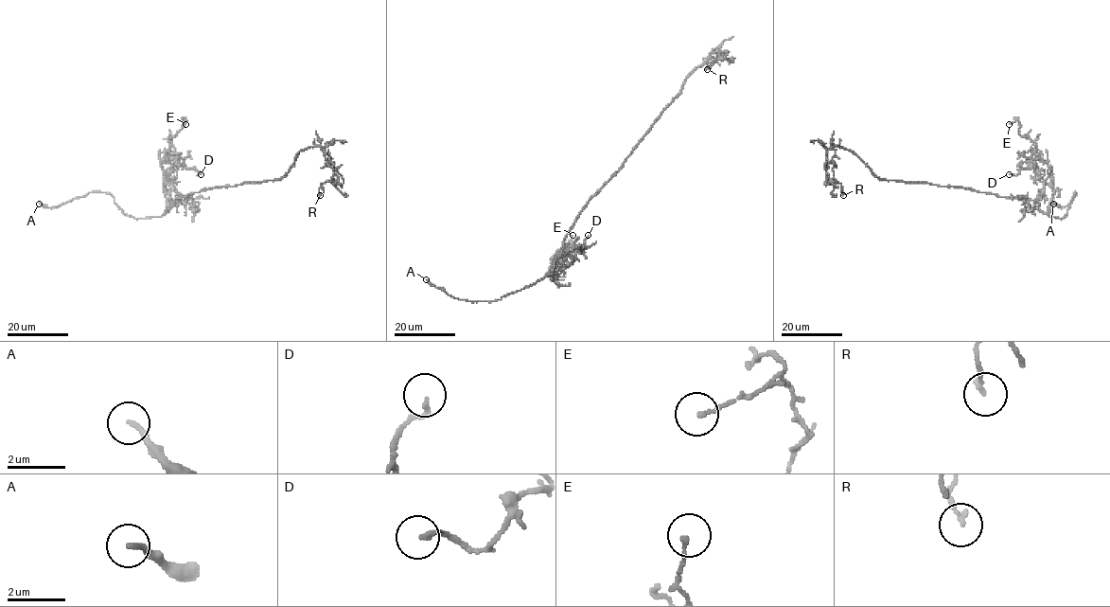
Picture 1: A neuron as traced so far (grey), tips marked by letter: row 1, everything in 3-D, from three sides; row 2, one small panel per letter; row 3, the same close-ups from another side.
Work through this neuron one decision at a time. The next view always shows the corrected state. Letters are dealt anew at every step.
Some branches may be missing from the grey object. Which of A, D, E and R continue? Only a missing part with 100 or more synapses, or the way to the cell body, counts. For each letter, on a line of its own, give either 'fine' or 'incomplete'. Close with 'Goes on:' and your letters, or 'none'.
A: incomplete
D: fine
E: fine
R: fine
Goes on: A

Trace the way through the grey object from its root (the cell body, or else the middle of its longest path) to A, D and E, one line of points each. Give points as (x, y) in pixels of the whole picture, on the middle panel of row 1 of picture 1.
A: (594, 194), (567, 234), (552, 273), (535, 283), (493, 301), (470, 301), (450, 296), (426, 279)
D: (594, 194), (567, 234), (552, 279), (549, 274), (564, 258), (572, 257), (588, 235)
E: (594, 194), (567, 234), (552, 279), (549, 270), (558, 260), (562, 247), (570, 246), (572, 235)

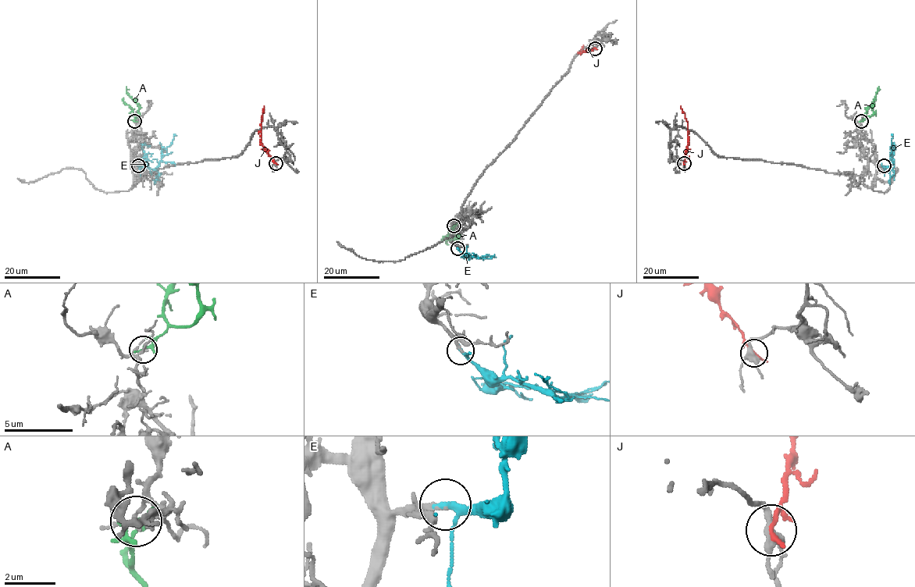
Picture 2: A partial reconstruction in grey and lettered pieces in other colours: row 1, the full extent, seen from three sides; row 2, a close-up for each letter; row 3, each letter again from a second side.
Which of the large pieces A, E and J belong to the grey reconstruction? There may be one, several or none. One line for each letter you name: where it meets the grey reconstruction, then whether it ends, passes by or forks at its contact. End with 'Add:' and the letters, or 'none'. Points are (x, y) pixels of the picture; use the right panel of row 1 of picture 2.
E: (884, 165) | it passes by
Add: E

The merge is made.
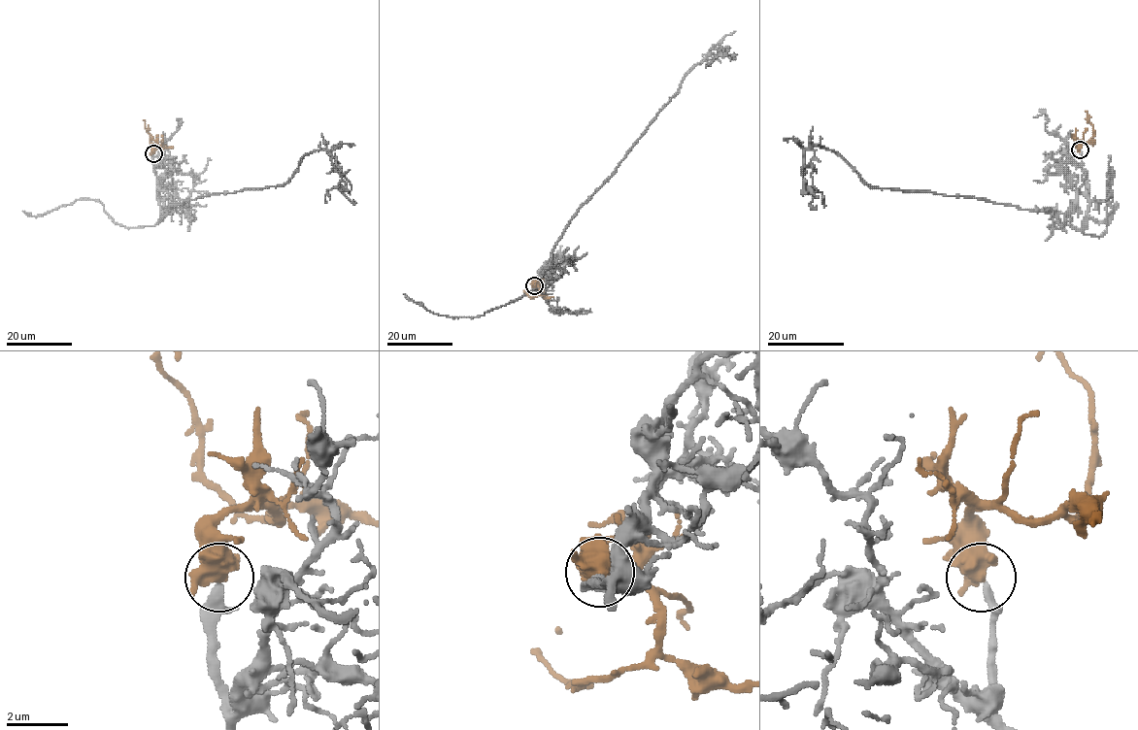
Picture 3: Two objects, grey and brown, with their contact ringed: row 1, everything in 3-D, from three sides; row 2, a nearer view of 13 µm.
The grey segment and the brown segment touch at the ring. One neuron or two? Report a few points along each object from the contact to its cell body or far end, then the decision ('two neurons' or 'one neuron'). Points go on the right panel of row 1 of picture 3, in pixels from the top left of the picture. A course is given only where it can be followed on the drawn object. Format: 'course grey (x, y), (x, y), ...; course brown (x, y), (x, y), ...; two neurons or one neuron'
course grey (1080, 150), (1088, 202), (1081, 229), (973, 197), (870, 187), (834, 150), (812, 146), (803, 182), (824, 207); course brown (1080, 150), (1079, 142), (1091, 143), (1093, 137), (1093, 126), (1085, 111); one neuron

